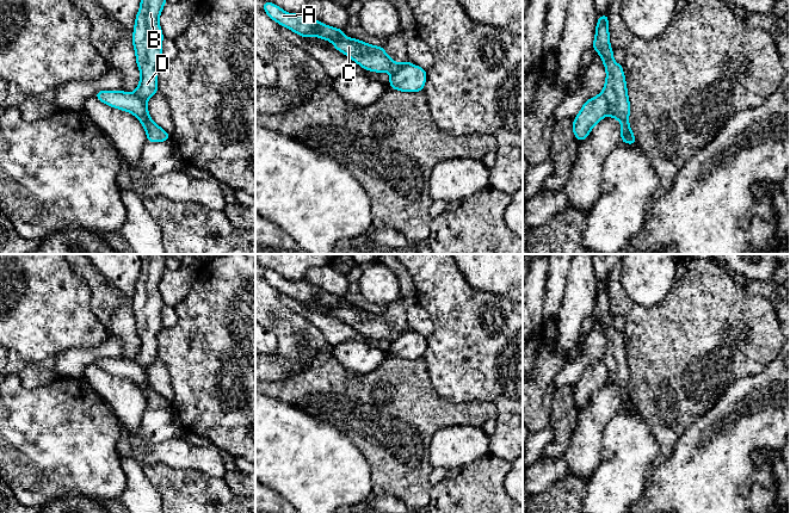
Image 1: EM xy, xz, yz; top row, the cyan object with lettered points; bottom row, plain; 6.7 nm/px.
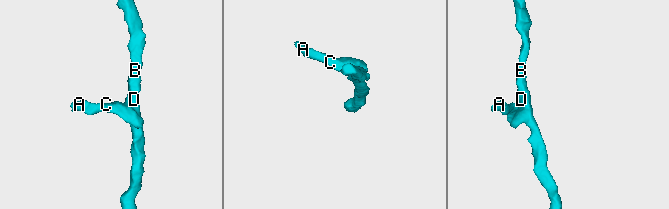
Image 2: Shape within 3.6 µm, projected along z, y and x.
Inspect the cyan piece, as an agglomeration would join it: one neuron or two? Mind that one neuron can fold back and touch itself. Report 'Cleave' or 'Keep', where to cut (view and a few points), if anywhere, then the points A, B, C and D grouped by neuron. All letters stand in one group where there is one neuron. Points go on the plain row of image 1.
Cleave. Split along xy (133, 360), (143, 370), (146, 381), (149, 384). Groups: A C / B D

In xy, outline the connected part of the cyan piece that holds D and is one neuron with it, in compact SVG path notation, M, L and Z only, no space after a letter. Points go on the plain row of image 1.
M140 254L141 272L135 286L132 313L136 321L136 330L141 340L136 361L146 372L150 364L158 359L156 336L162 326L163 302L159 291L159 284L165 273L165 254Z

